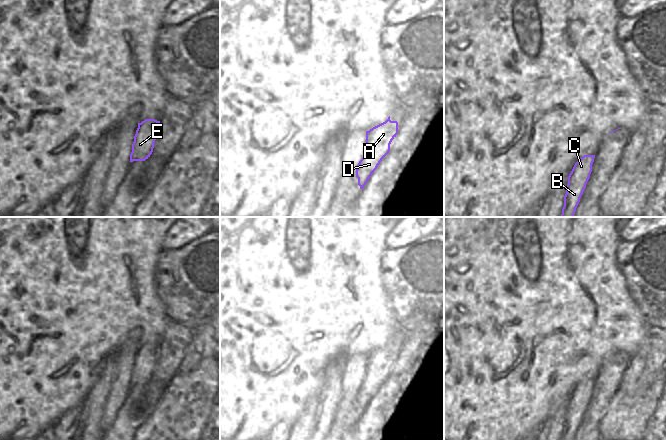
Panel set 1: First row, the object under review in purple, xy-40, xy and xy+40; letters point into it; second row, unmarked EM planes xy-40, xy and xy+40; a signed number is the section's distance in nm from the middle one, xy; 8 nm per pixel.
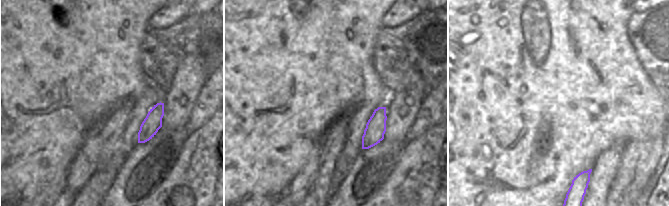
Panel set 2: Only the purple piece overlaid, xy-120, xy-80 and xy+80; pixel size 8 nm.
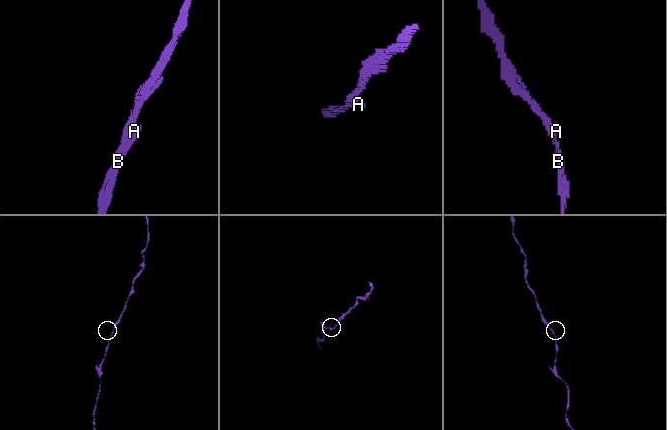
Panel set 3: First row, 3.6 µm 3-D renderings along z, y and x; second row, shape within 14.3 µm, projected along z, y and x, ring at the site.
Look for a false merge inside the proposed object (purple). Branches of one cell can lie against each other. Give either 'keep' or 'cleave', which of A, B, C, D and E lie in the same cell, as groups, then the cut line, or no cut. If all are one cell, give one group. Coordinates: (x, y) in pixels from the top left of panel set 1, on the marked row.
keep; groups A B C D E; cut none

